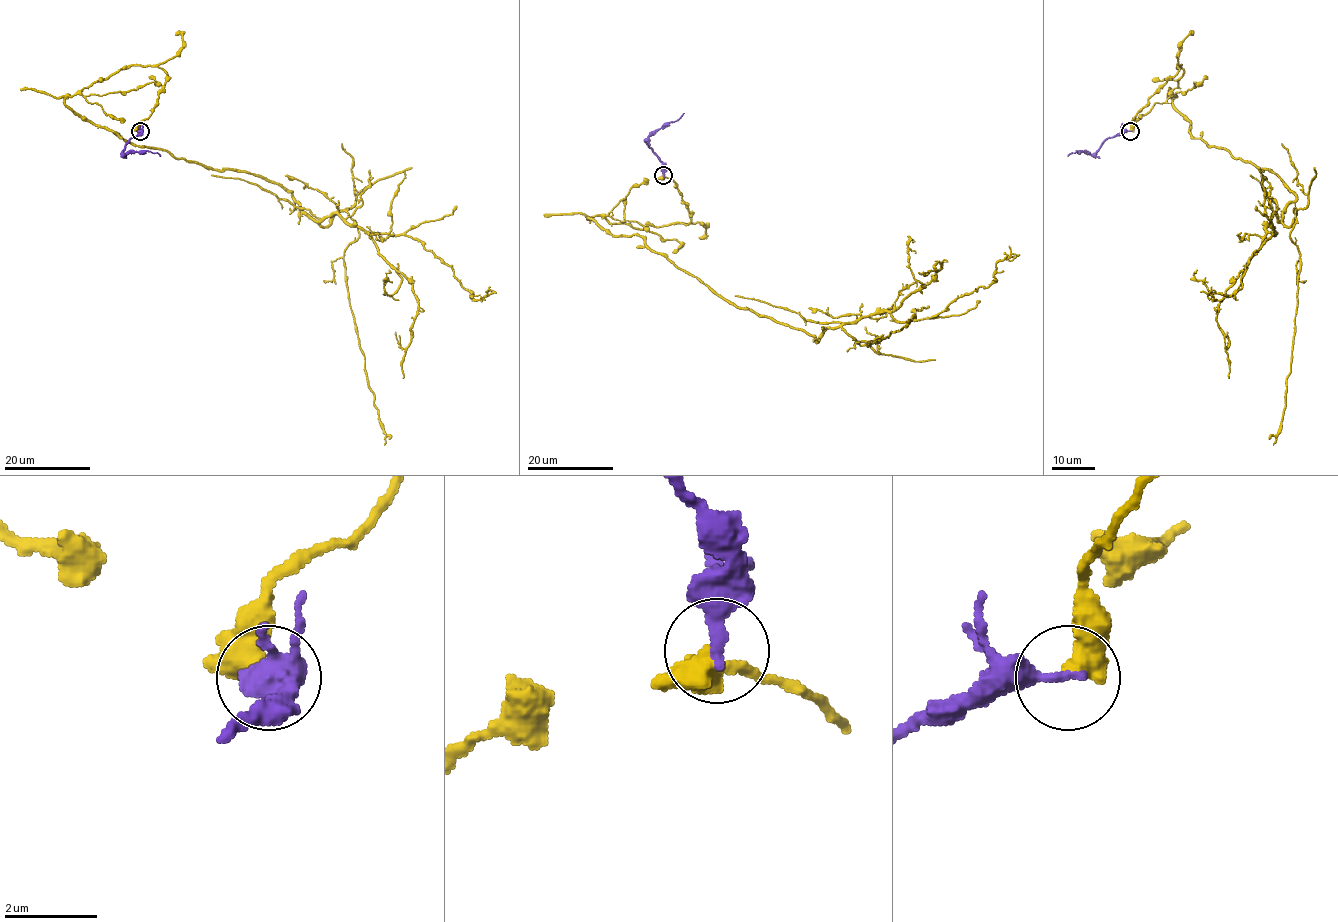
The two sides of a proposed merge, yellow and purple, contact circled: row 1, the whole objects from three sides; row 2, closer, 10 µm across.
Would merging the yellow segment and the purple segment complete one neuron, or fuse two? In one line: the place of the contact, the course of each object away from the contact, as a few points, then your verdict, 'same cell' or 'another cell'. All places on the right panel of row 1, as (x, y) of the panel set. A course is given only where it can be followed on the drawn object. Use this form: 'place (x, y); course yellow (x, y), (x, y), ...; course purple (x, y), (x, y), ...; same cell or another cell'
place (1130, 131); course yellow (1130, 131), (1181, 65), (1170, 95), (1189, 133), (1294, 194), (1282, 222), (1295, 210), (1300, 267), (1273, 445); course purple (1130, 131), (1117, 133), (1097, 151), (1076, 150), (1068, 155); another cell

